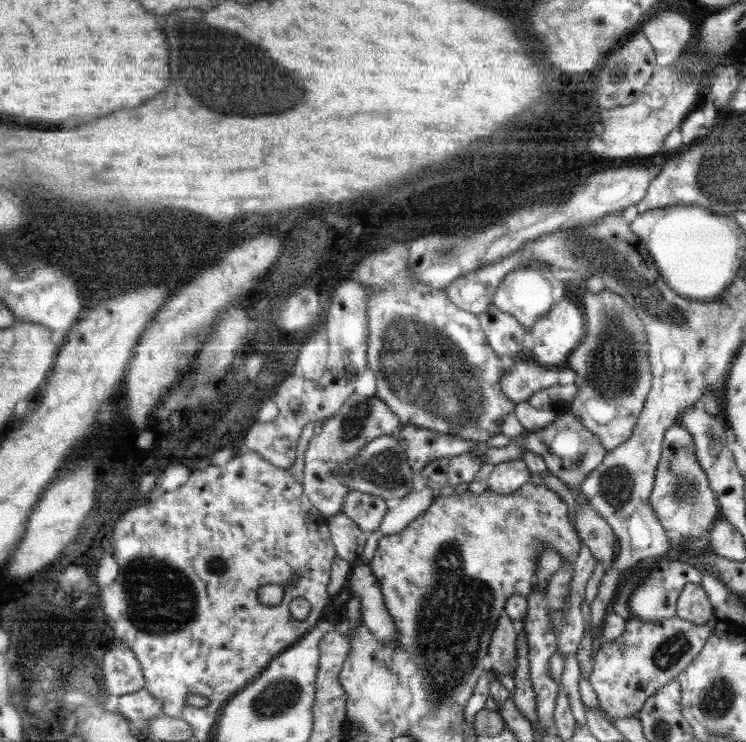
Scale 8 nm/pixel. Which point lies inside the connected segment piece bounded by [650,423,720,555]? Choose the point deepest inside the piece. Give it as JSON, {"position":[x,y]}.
{"position":[681,497]}

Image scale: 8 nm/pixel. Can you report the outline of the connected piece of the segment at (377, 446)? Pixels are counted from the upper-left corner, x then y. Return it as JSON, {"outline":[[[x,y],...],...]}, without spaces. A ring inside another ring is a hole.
{"outline":[[[386,435],[368,442],[356,457],[352,457],[352,466],[346,473],[340,473],[340,467],[334,469],[334,475],[342,479],[342,484],[351,491],[363,492],[388,498],[402,498],[413,489],[413,474],[407,458],[395,435]]]}

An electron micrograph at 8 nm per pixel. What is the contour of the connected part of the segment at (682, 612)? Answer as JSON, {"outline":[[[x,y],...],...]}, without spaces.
{"outline":[[[688,583],[677,600],[676,615],[697,625],[706,623],[714,608],[704,587],[700,583]]]}

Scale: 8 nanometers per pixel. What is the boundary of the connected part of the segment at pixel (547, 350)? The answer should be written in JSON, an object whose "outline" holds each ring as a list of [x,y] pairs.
{"outline":[[[562,299],[562,302],[559,301],[557,304],[554,304],[530,328],[528,337],[534,355],[534,362],[540,363],[540,365],[545,367],[555,367],[570,356],[570,352],[582,342],[584,336],[586,336],[586,325],[582,310],[574,302]]]}

